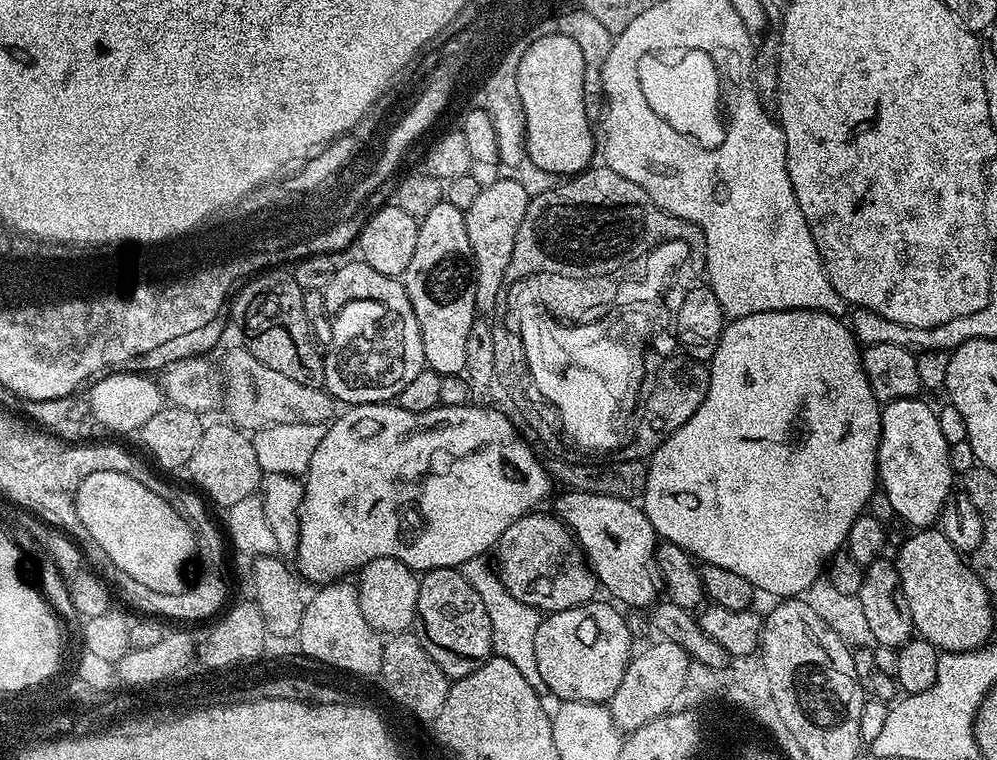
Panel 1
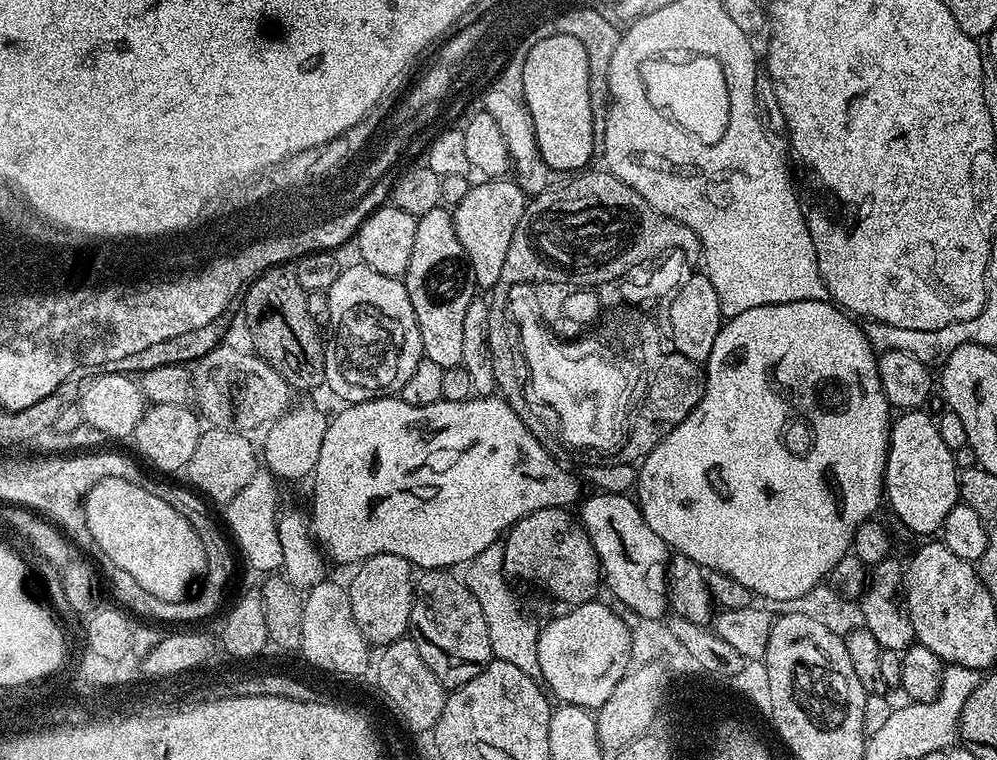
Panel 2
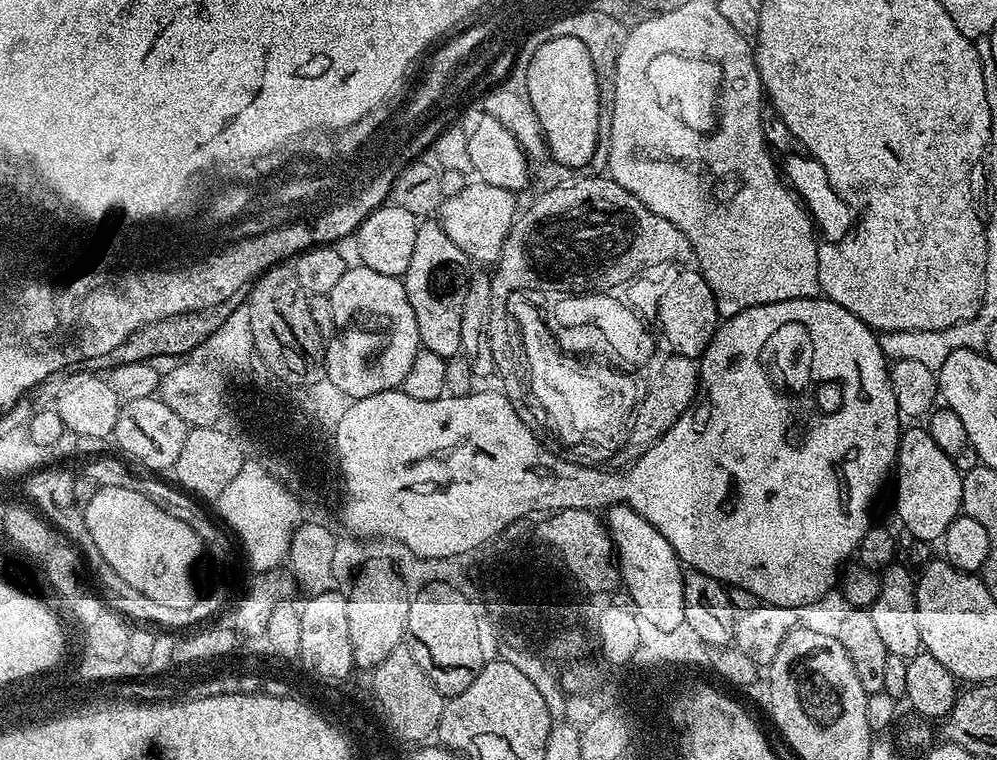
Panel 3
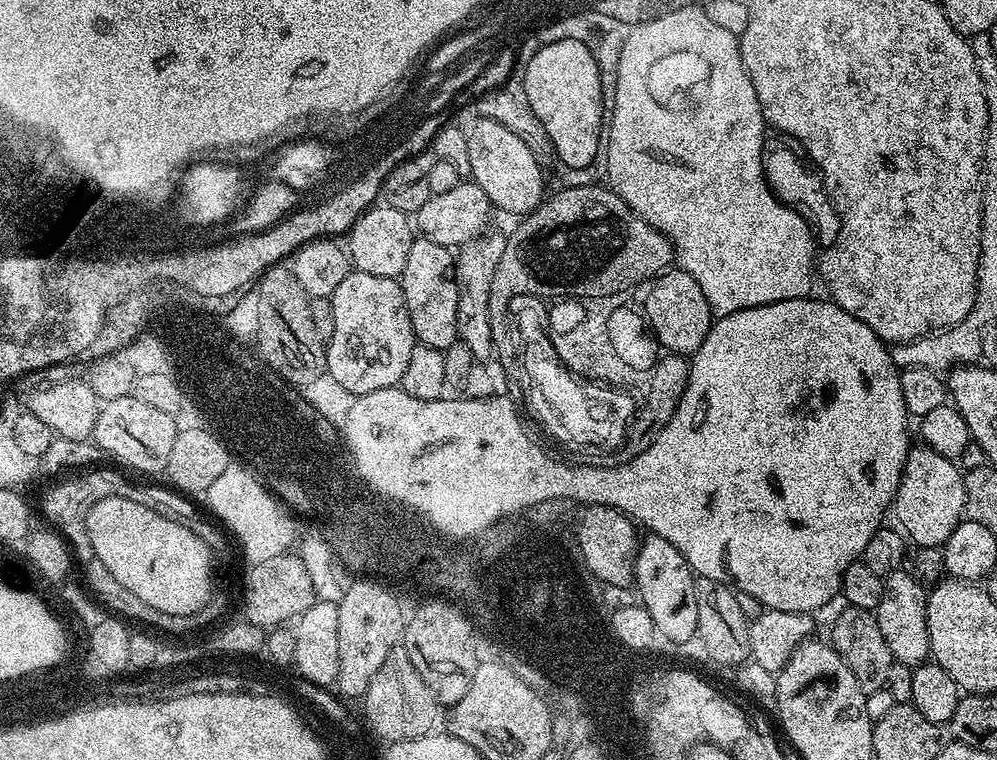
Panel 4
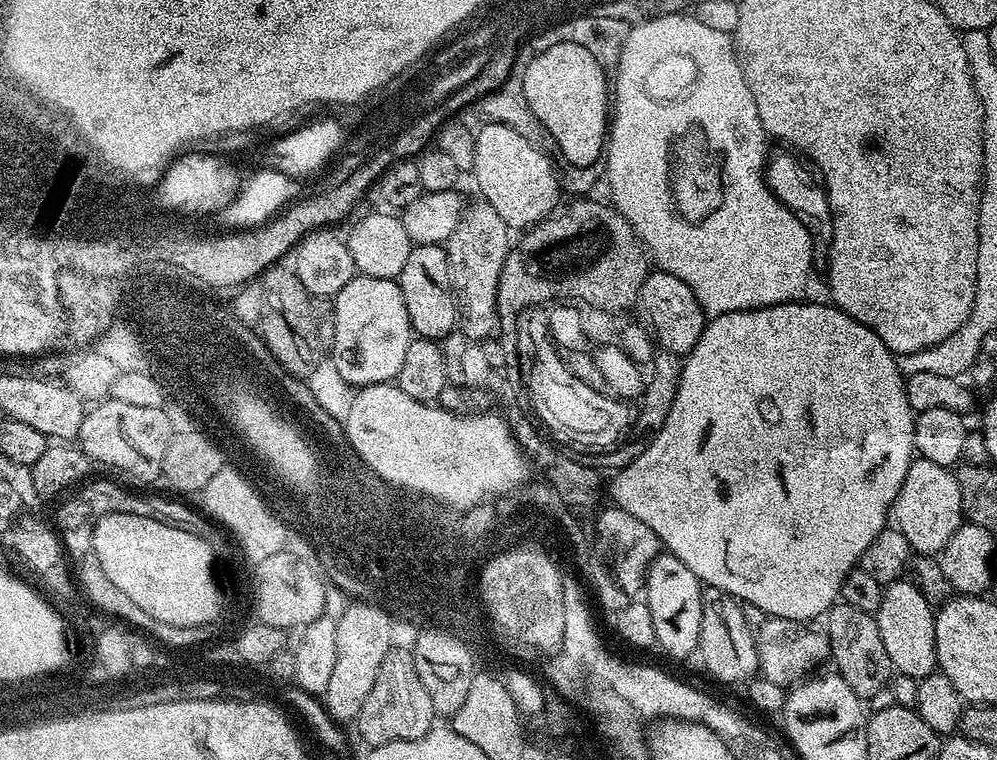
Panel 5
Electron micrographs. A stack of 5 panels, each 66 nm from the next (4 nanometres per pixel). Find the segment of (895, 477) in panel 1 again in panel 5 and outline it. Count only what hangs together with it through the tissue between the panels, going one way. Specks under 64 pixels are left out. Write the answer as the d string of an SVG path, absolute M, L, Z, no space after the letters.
M913 459L910 470L906 470L906 482L902 482L902 490L898 490L898 498L894 498L890 513L891 523L906 538L909 549L916 554L935 557L960 529L963 514L962 490L956 481L956 472L938 466L938 462Z

